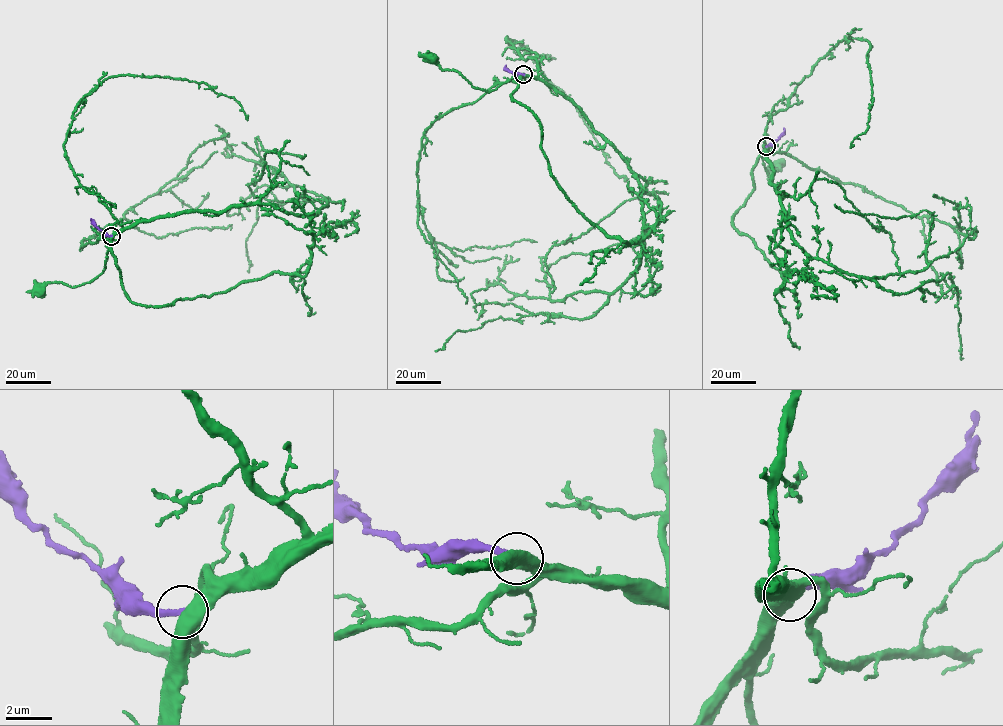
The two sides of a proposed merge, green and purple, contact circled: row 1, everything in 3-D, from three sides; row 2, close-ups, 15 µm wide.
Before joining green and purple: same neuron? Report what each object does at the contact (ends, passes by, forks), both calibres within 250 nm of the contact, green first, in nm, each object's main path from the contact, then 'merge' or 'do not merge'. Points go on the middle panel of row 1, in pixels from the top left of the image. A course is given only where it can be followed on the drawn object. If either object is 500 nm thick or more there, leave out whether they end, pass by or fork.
500/240 nm | green via (523, 74), (515, 76), (488, 92), (473, 86), (457, 71), (442, 69), (436, 57), (433, 57) | purple via (523, 74), (512, 73), (505, 65) | do not merge

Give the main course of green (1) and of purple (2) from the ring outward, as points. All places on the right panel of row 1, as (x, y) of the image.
1: (766, 146), (762, 164), (771, 183), (771, 173), (780, 170), (772, 167)
2: (766, 146), (776, 141), (784, 128)

